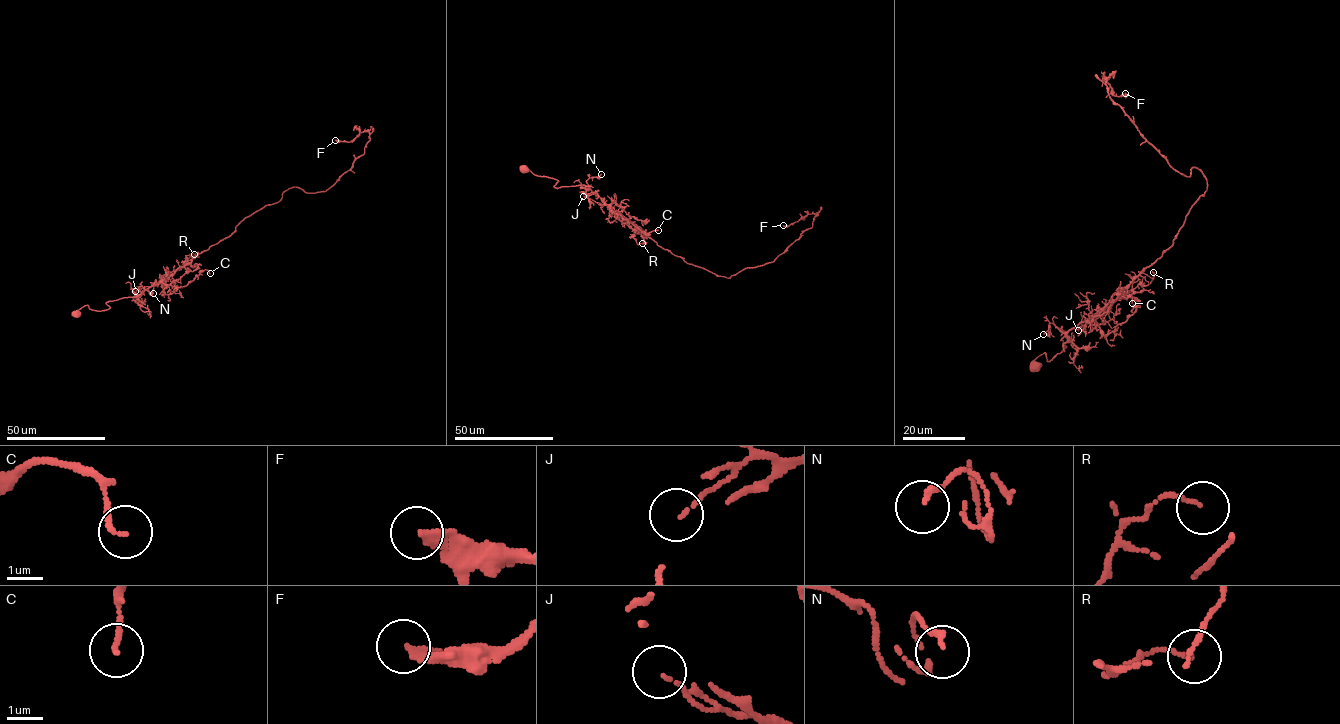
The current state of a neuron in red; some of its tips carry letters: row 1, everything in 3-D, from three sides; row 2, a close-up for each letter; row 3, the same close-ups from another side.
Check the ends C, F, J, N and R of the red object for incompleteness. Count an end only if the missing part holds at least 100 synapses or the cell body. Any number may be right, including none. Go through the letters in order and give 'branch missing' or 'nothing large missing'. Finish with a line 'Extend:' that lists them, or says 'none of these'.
C: nothing large missing
F: nothing large missing
J: nothing large missing
N: nothing large missing
R: nothing large missing
Extend: none of these

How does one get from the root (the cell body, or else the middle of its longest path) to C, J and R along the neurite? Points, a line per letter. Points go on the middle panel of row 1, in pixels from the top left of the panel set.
C: (525, 169), (556, 179), (555, 188), (586, 185), (609, 204), (614, 212), (643, 232), (647, 234), (658, 230)
J: (525, 169), (556, 179), (555, 188), (586, 185), (604, 203), (583, 196)
R: (525, 169), (556, 179), (555, 188), (586, 185), (619, 220), (638, 232), (633, 238), (638, 244), (642, 243)

